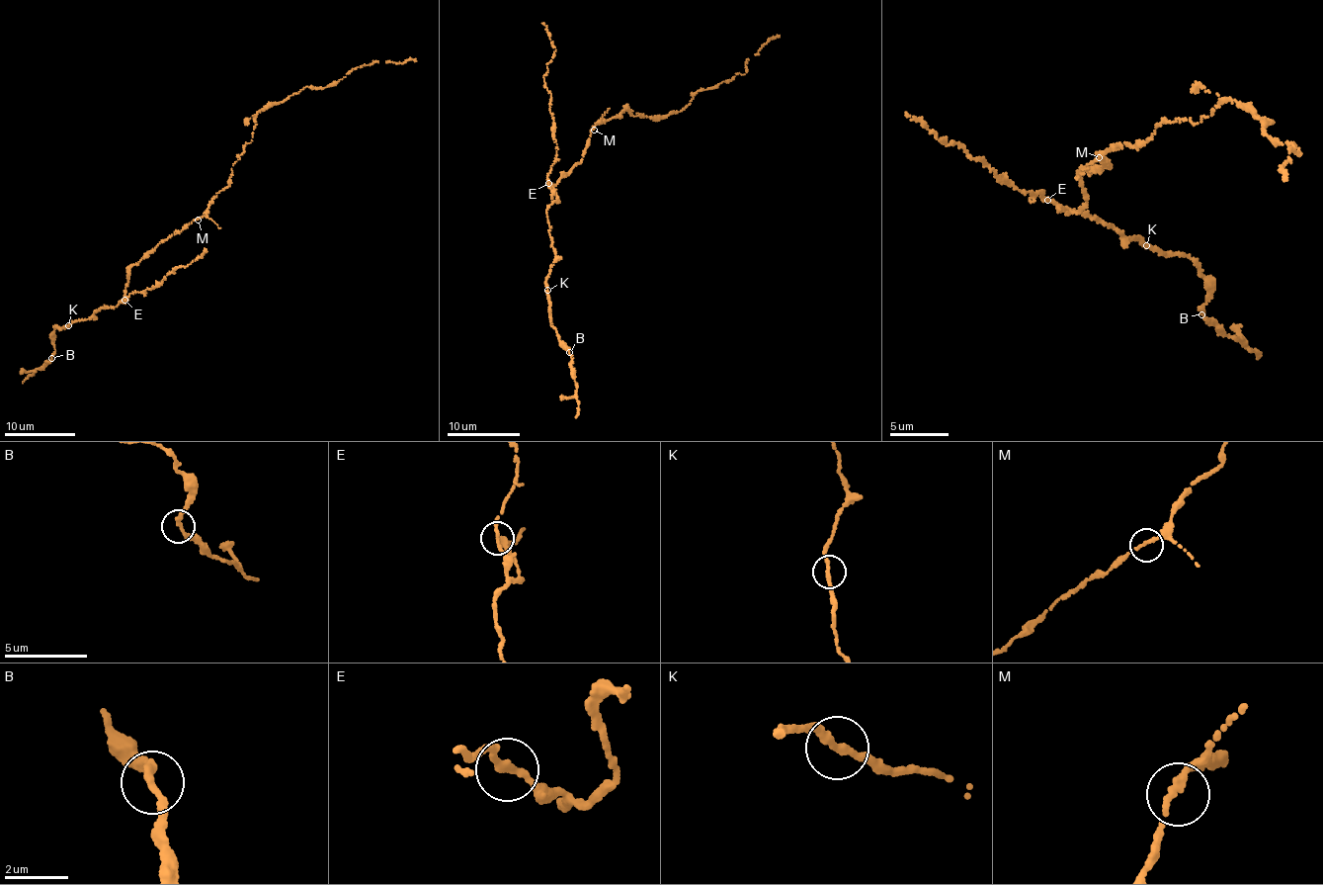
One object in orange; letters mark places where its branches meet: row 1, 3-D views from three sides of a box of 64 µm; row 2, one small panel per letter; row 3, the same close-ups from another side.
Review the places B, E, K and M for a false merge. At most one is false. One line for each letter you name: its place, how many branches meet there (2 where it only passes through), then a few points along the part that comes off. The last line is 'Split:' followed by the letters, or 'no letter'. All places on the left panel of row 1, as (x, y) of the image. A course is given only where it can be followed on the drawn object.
Split: no letter

